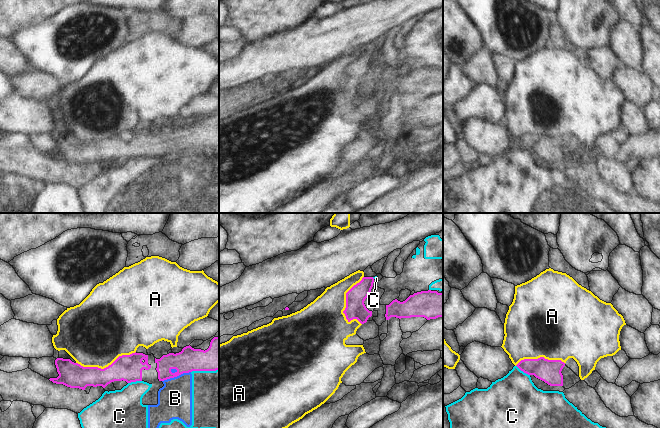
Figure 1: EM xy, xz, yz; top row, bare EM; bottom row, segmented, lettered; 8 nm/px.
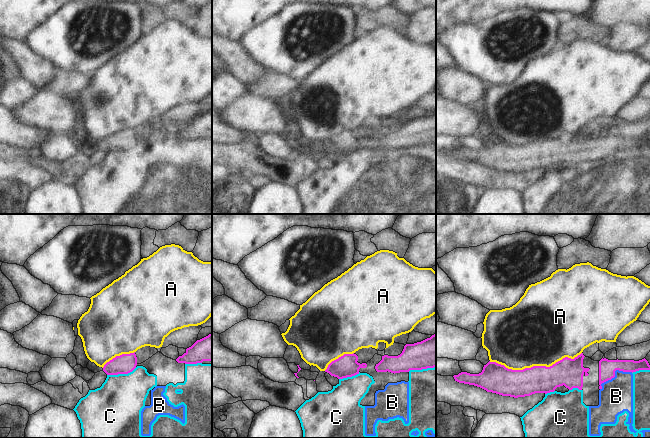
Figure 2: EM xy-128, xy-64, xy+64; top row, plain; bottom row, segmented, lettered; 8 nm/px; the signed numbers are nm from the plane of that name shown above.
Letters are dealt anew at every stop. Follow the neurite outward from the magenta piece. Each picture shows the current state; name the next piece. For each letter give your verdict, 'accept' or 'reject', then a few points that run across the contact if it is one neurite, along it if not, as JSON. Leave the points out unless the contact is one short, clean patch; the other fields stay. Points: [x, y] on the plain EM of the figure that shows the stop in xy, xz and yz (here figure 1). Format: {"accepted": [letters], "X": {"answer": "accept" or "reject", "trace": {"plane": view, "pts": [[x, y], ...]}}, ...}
{"accepted": [], "A": {"answer": "reject"}, "B": {"answer": "reject", "trace": {"plane": "xy", "pts": [[190, 147], [162, 157]]}}, "C": {"answer": "reject"}}

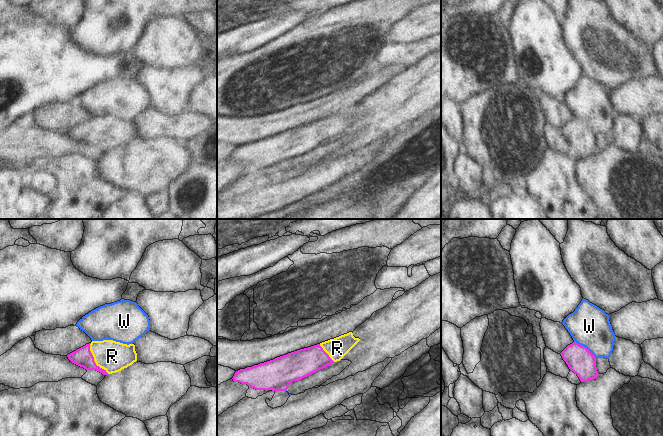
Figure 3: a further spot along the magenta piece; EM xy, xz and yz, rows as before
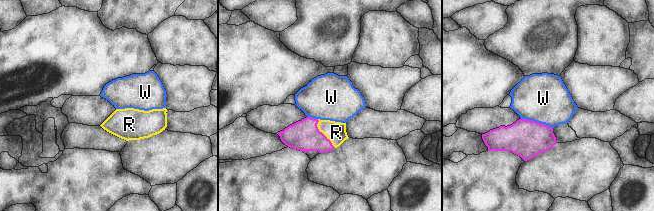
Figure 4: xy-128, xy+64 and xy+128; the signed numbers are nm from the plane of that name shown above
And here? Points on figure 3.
{"accepted": ["R"], "R": {"answer": "accept", "trace": {"plane": "xy", "pts": [[82, 133], [93, 136], [97, 132], [112, 132]]}}, "W": {"answer": "reject"}}

